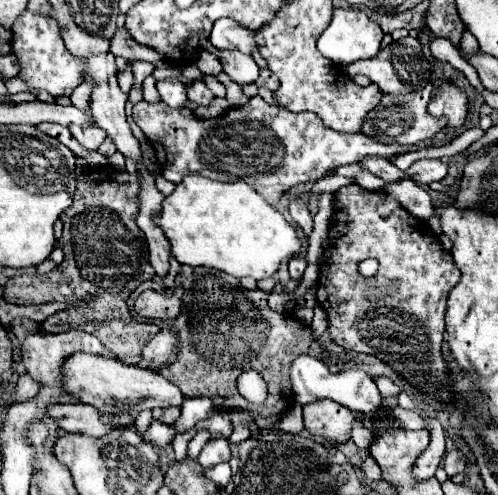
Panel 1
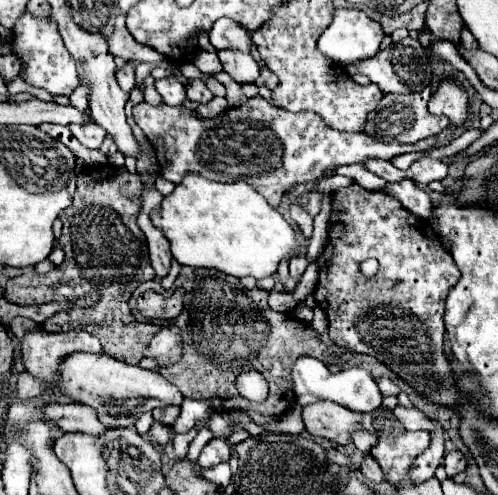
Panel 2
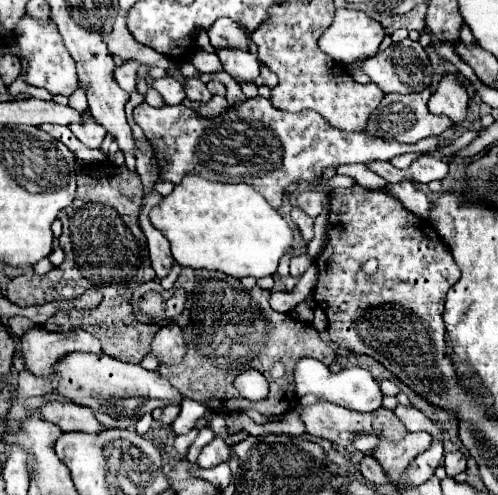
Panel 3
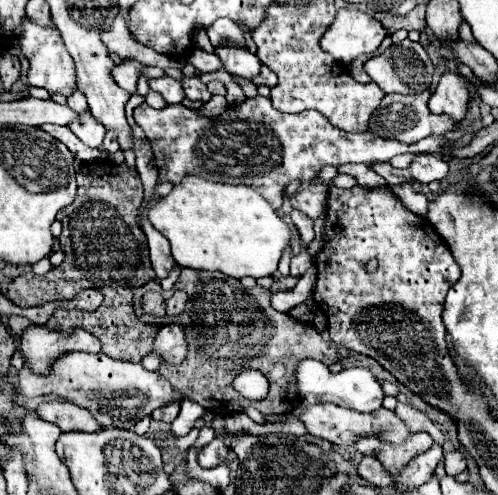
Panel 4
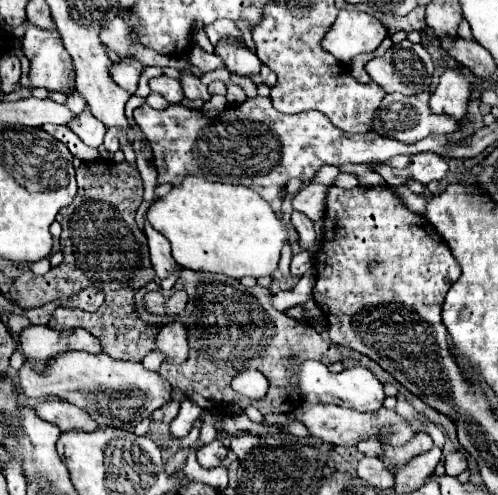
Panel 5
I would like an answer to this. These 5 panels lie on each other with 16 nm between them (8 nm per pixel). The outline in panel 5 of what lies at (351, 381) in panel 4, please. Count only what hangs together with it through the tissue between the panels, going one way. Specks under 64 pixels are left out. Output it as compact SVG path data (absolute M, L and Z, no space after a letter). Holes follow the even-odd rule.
M306 360L300 368L300 392L306 404L336 404L358 412L376 412L386 394L380 380L368 368L346 368L340 374L332 374L322 362Z

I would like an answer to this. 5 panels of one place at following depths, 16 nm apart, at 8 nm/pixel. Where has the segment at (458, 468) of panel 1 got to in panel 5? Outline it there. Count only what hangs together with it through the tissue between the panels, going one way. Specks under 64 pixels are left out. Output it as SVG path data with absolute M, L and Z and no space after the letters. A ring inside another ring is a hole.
M452 452L446 456L446 474L448 476L458 476L460 472L466 470L466 458L462 452Z

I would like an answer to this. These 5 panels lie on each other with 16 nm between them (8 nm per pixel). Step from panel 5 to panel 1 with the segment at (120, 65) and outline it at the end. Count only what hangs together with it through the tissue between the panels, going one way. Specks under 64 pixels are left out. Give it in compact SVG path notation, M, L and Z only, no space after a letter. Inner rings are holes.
M128 62L128 66L124 68L124 70L118 70L118 84L120 84L120 88L124 90L124 92L130 92L130 88L132 88L132 84L134 84L134 74L132 74L132 64Z

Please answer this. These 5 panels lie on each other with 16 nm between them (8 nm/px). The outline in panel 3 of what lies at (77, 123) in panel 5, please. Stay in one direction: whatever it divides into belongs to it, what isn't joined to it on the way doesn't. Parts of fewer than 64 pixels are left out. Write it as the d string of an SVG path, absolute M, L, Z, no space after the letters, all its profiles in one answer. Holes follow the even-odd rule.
M84 112L84 116L88 116L88 120L84 120L84 124L70 124L68 128L88 148L100 148L106 132L104 132L104 128L100 124L96 124L96 120L92 120L90 112Z

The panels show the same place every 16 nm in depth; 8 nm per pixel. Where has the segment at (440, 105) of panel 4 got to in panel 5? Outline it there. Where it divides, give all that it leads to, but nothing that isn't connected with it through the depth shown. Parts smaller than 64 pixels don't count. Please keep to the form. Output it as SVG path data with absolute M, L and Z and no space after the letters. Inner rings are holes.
M446 70L440 76L440 82L432 94L430 108L436 114L448 114L456 120L462 120L466 116L466 106L472 94L472 84L476 84L478 78L474 74L462 74L460 70Z

